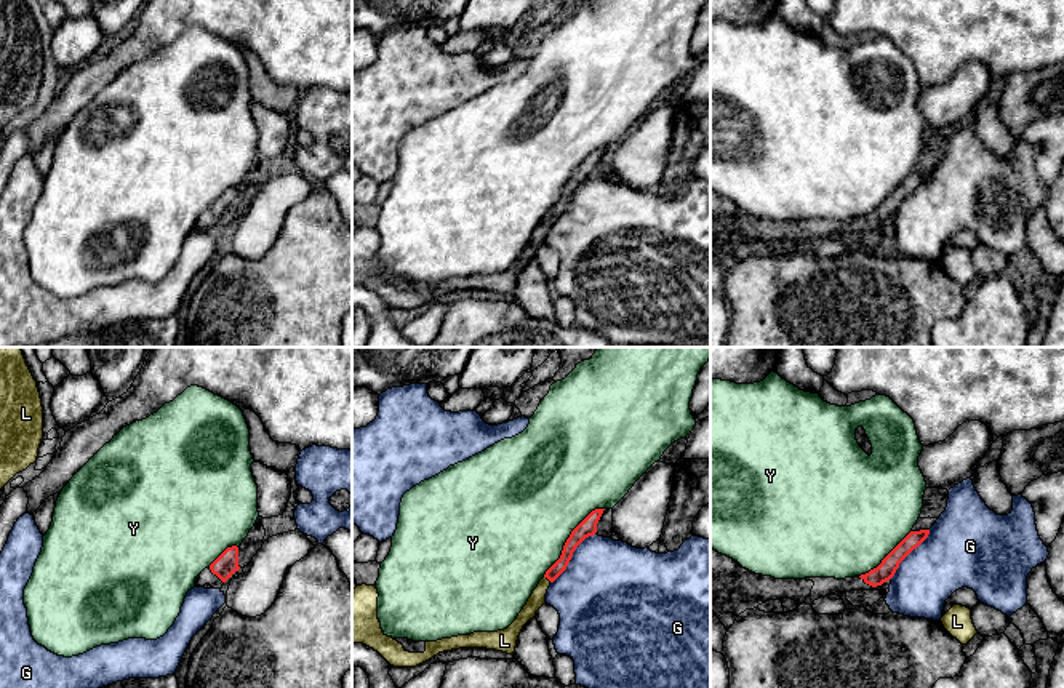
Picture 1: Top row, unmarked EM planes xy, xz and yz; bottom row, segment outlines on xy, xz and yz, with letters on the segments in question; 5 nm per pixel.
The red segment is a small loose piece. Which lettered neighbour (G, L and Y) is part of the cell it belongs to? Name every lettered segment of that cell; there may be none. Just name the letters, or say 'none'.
L

